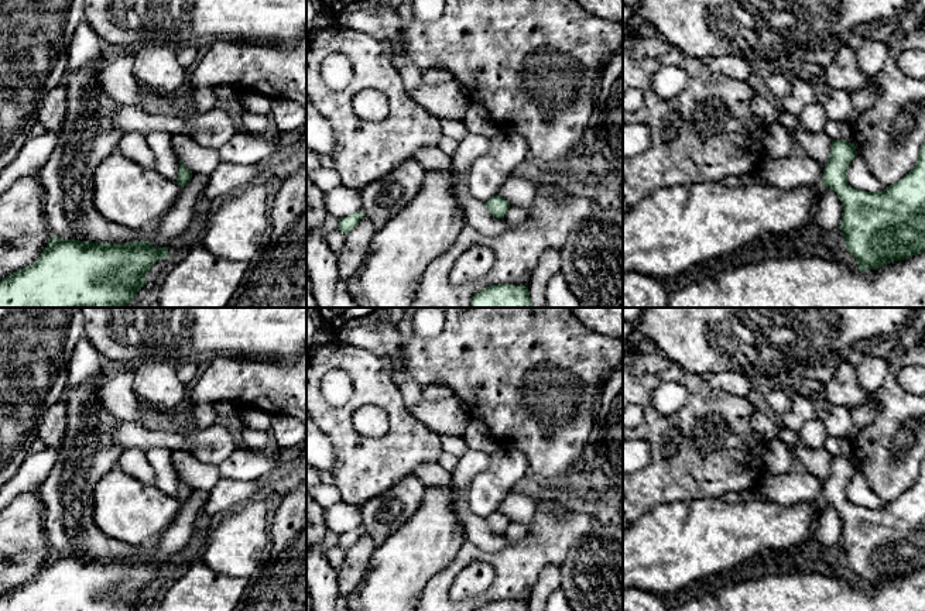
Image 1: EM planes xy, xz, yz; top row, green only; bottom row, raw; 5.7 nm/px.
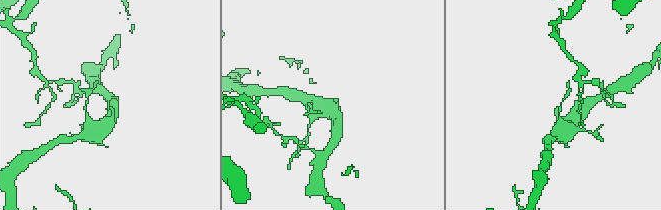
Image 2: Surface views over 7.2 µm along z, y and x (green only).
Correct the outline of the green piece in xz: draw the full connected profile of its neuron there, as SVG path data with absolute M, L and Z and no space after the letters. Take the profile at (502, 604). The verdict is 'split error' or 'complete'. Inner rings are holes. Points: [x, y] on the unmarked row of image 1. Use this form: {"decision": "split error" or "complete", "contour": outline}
{"decision": "complete", "contour": "M499 600L490 601L475 611L530 611L530 607L524 601Z"}

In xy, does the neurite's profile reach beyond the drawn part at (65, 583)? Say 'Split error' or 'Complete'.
Complete

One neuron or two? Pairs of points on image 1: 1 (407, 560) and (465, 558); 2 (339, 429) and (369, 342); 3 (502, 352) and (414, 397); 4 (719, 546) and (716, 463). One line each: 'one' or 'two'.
1: two
2: two
3: two
4: two

